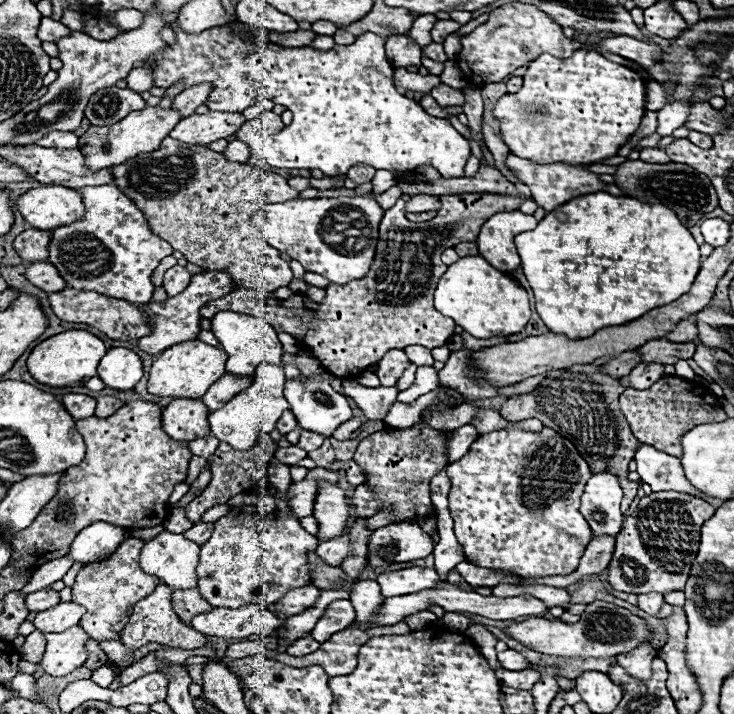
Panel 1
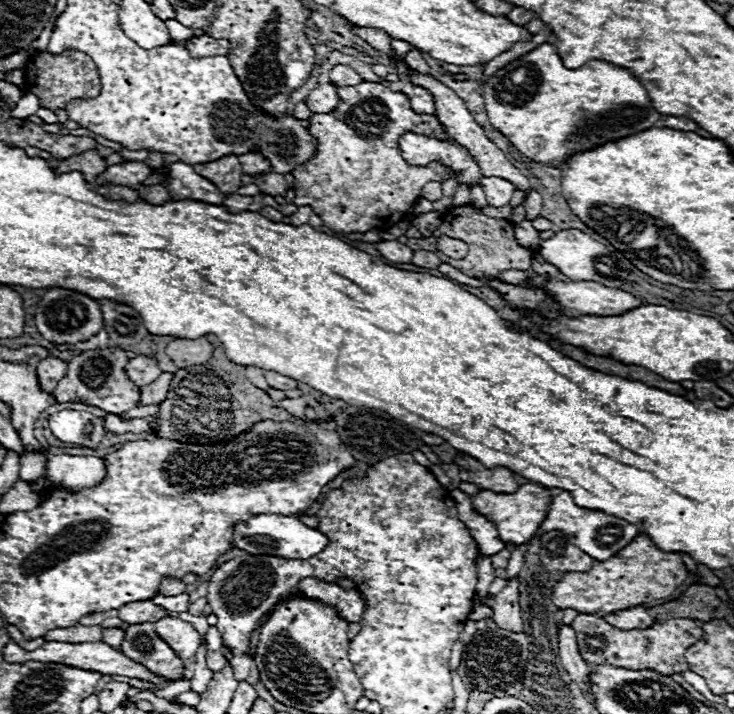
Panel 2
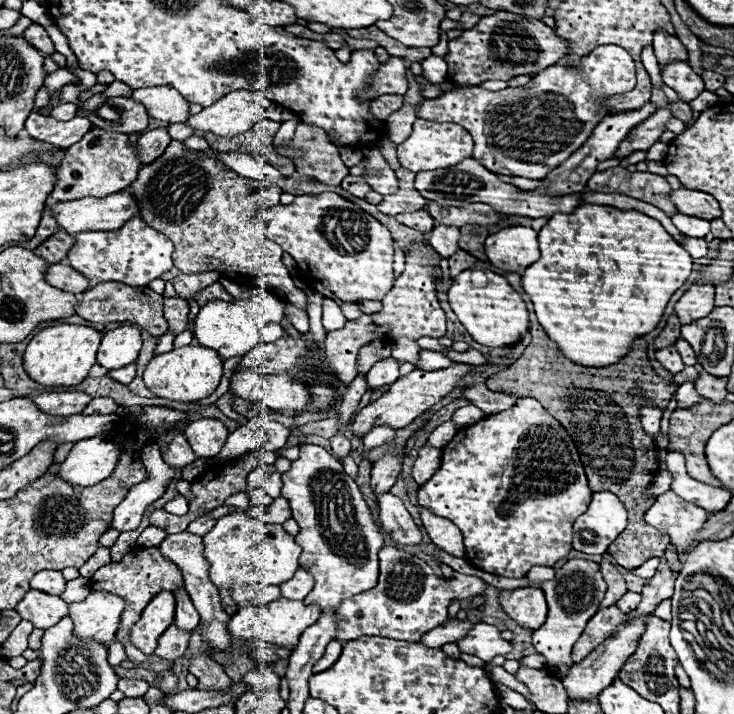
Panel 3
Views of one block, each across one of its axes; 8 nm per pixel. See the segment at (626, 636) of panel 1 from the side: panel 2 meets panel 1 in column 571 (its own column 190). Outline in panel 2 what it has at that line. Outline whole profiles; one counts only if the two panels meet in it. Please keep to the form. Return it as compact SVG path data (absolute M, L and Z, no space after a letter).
M164 616L158 622L154 622L156 632L160 634L162 640L166 640L166 644L170 644L170 648L182 658L188 660L196 654L202 638L200 634L194 630L192 624L180 620L180 618L172 618L172 616Z

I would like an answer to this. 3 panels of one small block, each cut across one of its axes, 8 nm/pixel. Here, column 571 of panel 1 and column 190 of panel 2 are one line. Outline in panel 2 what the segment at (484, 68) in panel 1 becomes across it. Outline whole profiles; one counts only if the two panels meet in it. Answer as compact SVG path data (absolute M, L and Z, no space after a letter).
M198 36L198 38L190 38L186 42L188 52L192 52L192 56L196 58L204 58L204 56L228 56L230 54L230 42L224 38L212 38L212 36Z

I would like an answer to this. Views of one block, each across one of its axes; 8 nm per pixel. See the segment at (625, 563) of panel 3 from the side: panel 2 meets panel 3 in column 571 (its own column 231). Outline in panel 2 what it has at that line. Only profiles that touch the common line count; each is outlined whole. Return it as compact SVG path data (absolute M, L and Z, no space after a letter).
M206 336L212 346L212 358L204 366L192 366L182 368L174 374L168 398L160 404L158 414L158 438L178 440L178 442L216 442L230 436L240 434L242 430L250 428L252 422L258 420L290 420L300 422L292 414L288 414L284 408L274 406L274 400L260 388L248 382L244 376L246 366L234 364L226 358L222 342L214 336Z

